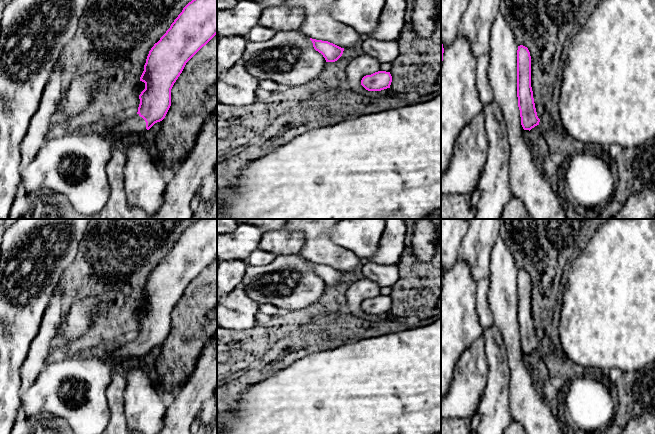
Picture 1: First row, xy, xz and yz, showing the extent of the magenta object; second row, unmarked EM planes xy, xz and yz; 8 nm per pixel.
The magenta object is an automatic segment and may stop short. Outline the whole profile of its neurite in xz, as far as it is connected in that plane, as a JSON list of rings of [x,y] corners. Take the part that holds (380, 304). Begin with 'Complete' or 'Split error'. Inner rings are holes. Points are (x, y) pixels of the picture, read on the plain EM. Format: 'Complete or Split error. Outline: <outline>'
Complete. Outline: [[[378,295],[366,299],[361,304],[361,309],[368,315],[381,315],[390,312],[392,300],[390,296]]]

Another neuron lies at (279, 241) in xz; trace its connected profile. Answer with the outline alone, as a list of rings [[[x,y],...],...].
[[[284,228],[265,231],[259,248],[275,255],[298,255],[305,245],[305,236],[300,231]]]

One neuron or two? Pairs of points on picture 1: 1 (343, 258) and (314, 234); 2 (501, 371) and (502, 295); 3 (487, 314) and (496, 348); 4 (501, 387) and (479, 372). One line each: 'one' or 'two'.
1: one
2: two
3: two
4: two

